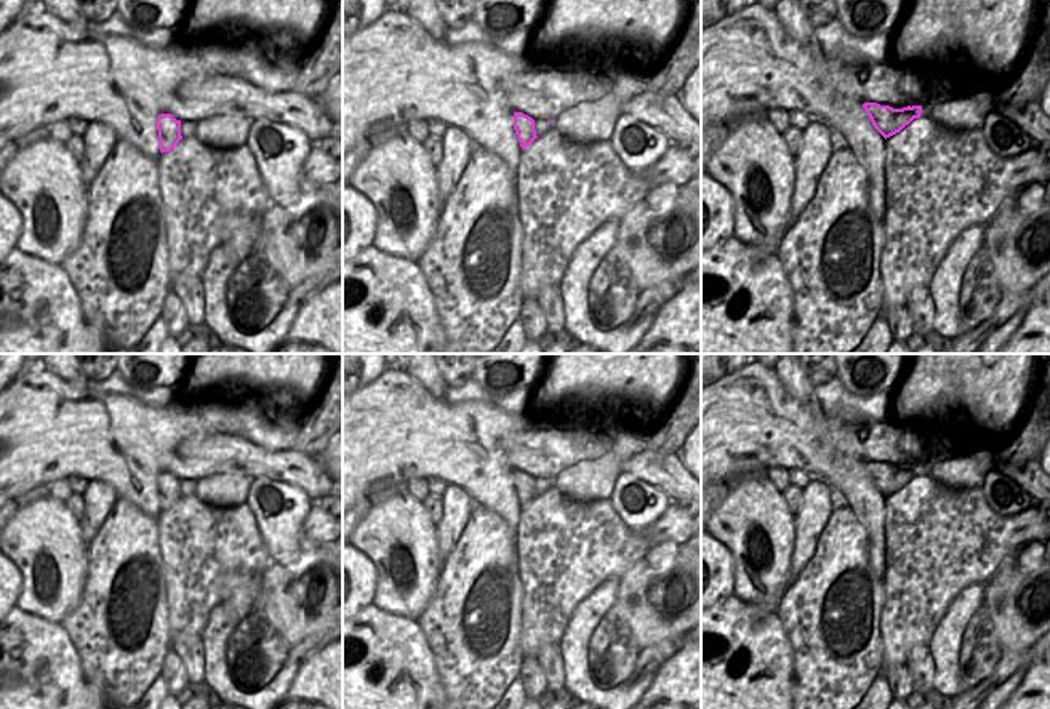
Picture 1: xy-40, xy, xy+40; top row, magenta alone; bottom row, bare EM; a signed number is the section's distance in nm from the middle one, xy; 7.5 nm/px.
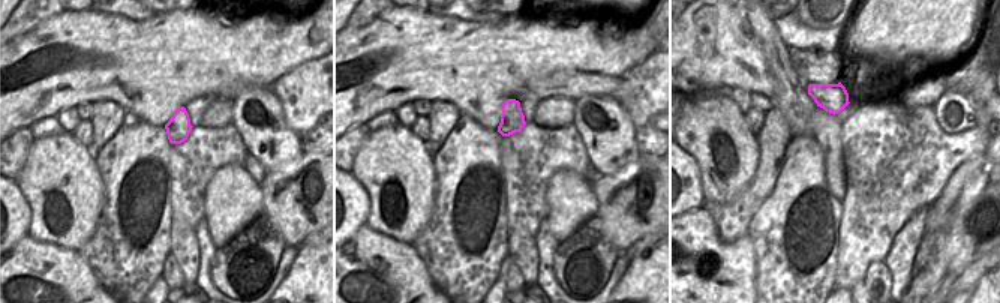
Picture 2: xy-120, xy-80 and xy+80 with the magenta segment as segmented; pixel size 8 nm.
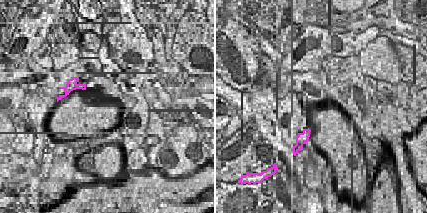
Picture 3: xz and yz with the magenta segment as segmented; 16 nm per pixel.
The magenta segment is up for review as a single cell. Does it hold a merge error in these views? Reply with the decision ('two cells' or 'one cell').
one cell

